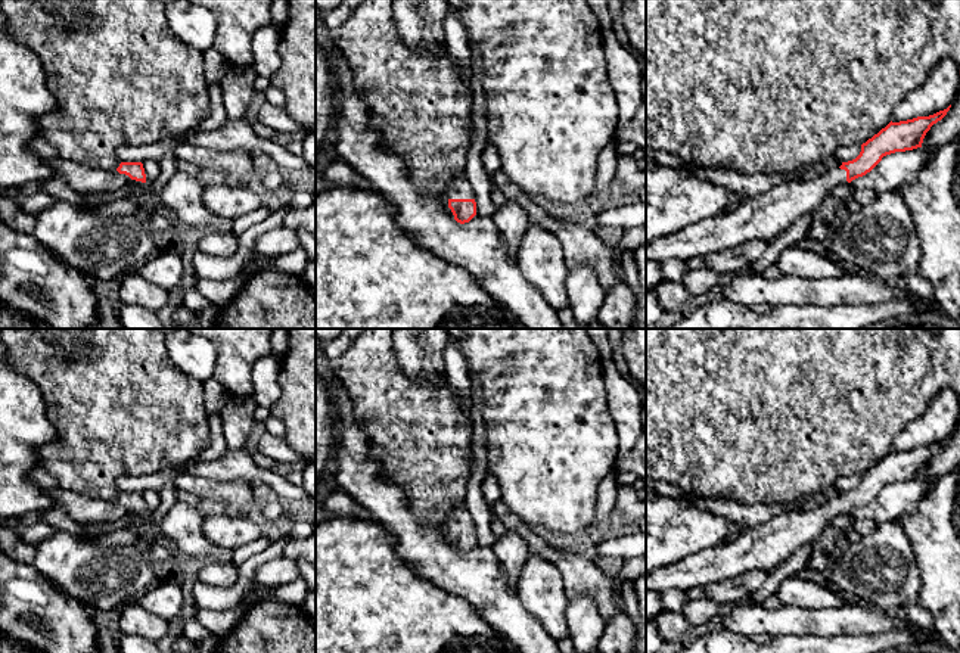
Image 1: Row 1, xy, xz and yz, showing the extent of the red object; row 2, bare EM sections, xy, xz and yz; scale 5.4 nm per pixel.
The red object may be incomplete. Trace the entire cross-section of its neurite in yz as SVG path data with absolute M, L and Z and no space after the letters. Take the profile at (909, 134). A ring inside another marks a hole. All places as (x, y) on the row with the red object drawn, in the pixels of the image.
M951 105L929 116L917 116L907 121L889 122L877 134L861 144L860 155L841 167L833 168L808 181L780 183L758 196L754 196L734 209L718 217L702 220L665 237L655 239L646 246L646 261L664 262L668 258L678 258L687 261L698 255L709 255L728 249L749 240L773 242L782 231L805 214L815 211L821 203L830 199L830 192L839 186L851 183L852 180L870 172L883 156L922 147L926 133L933 124L941 121Z

